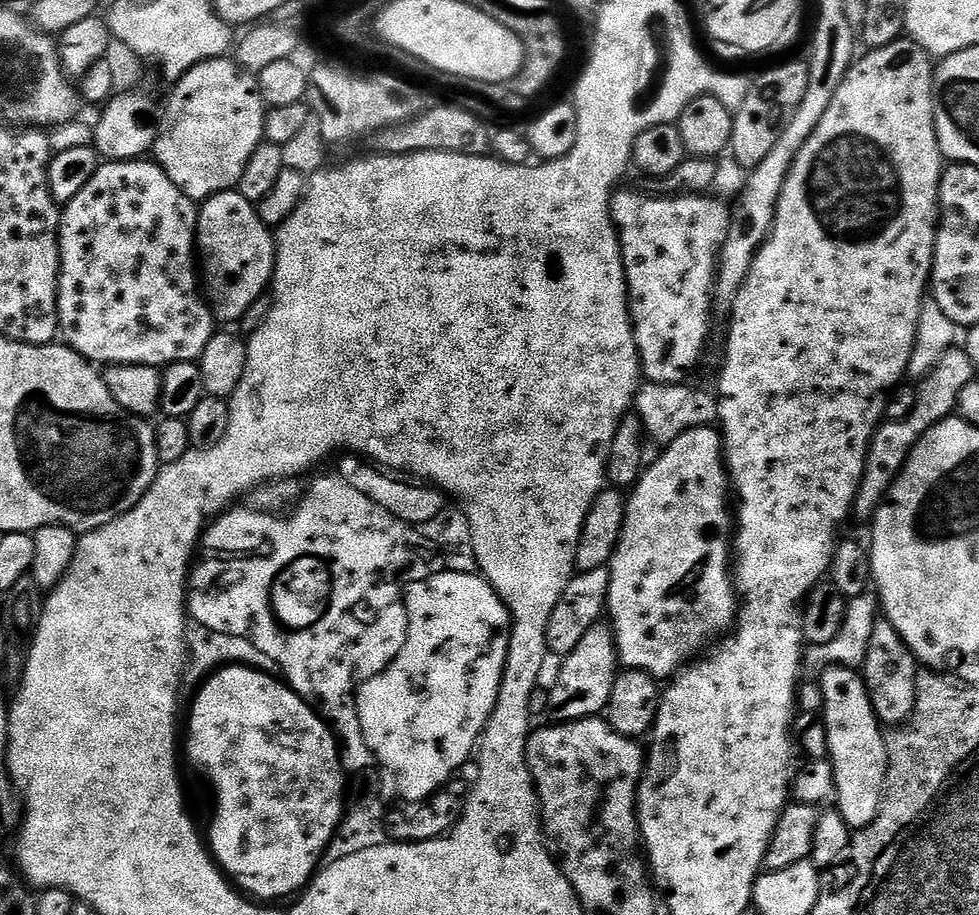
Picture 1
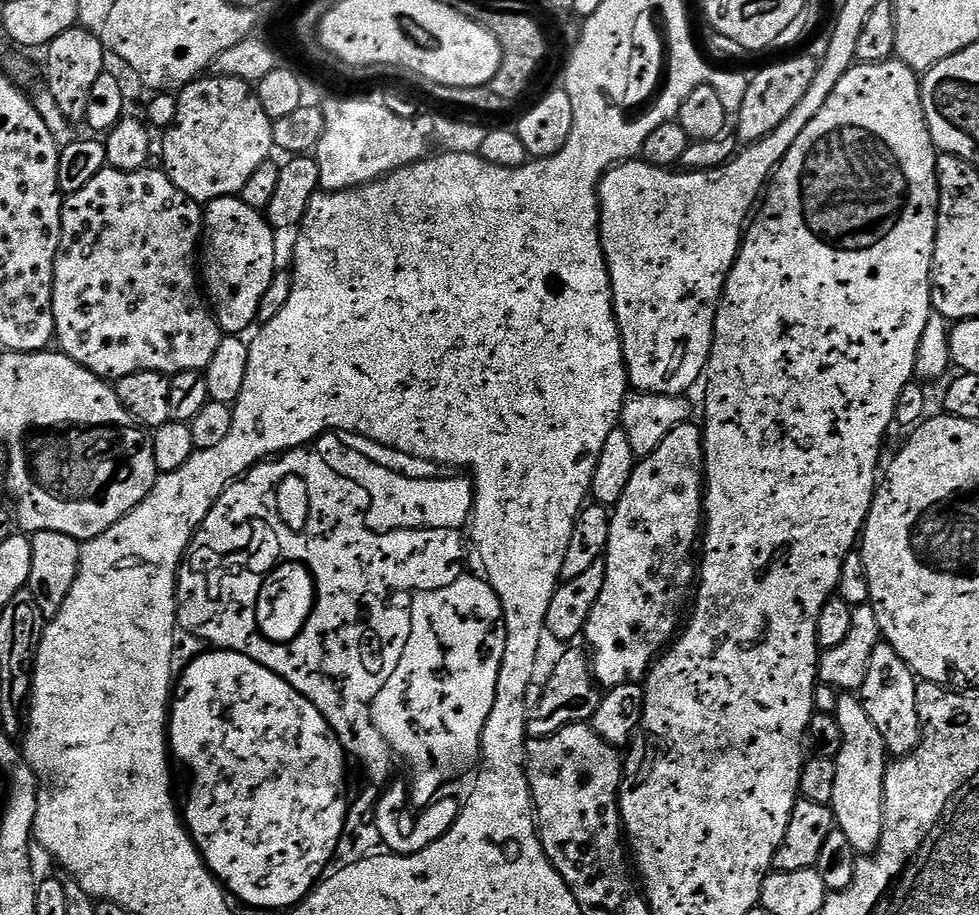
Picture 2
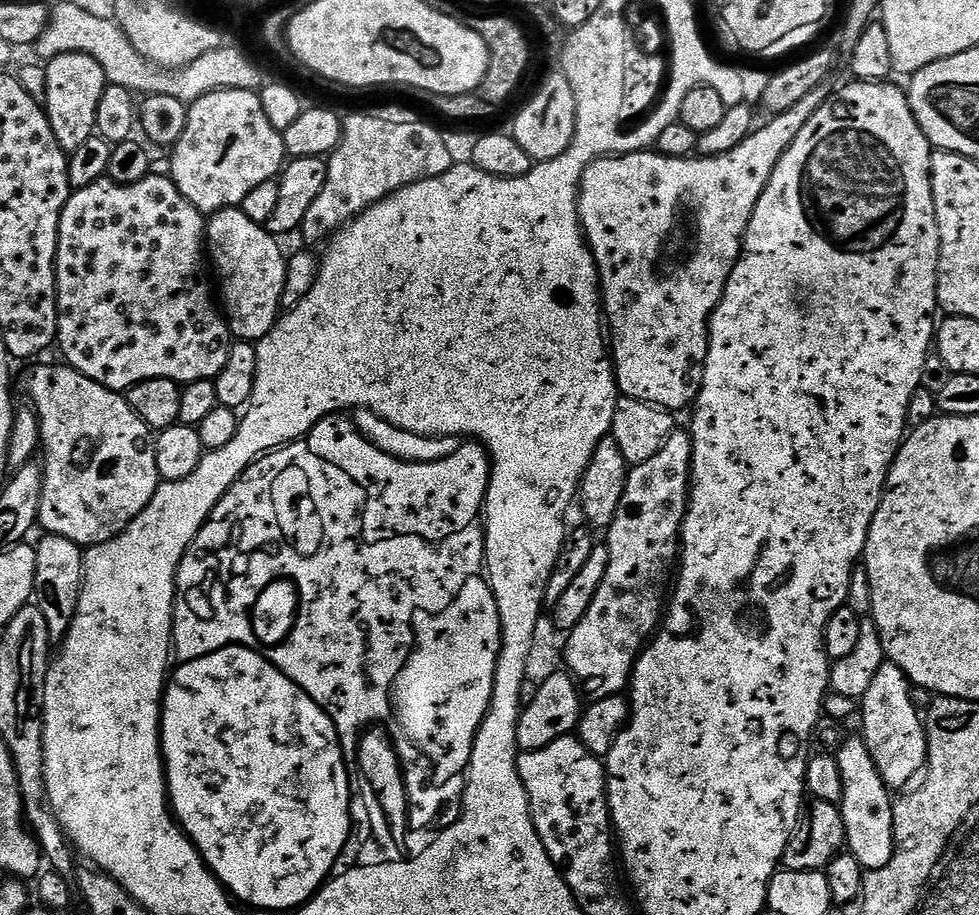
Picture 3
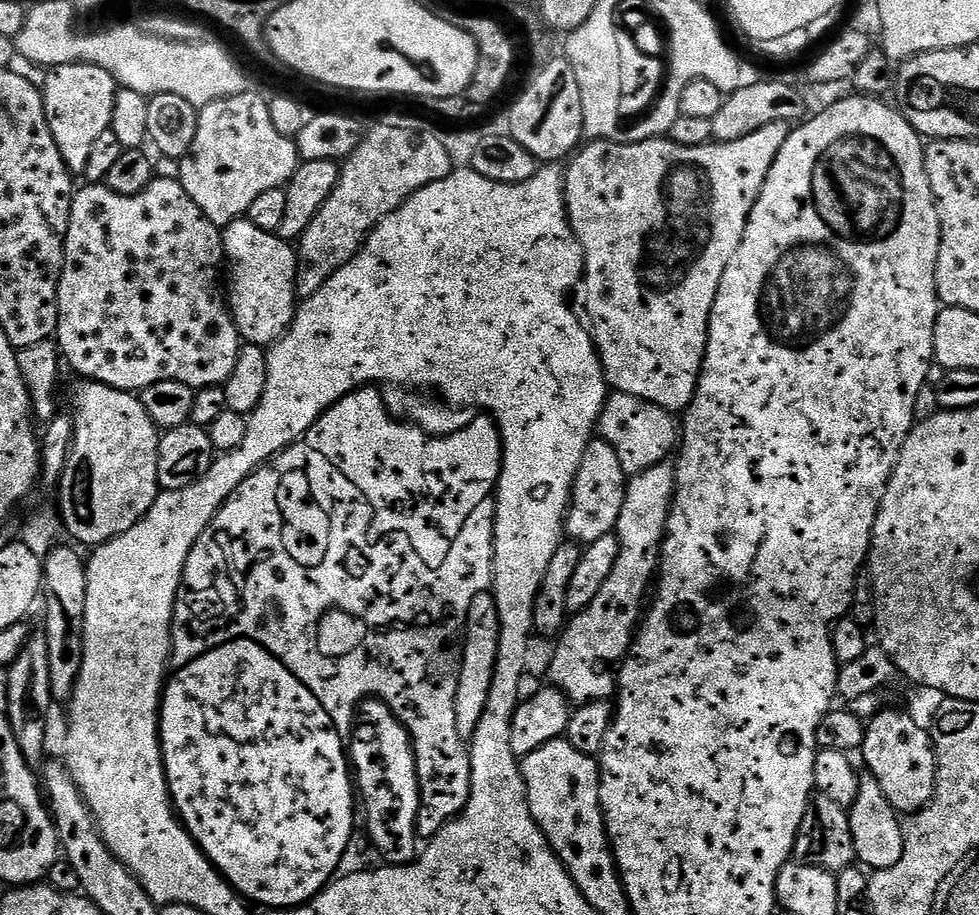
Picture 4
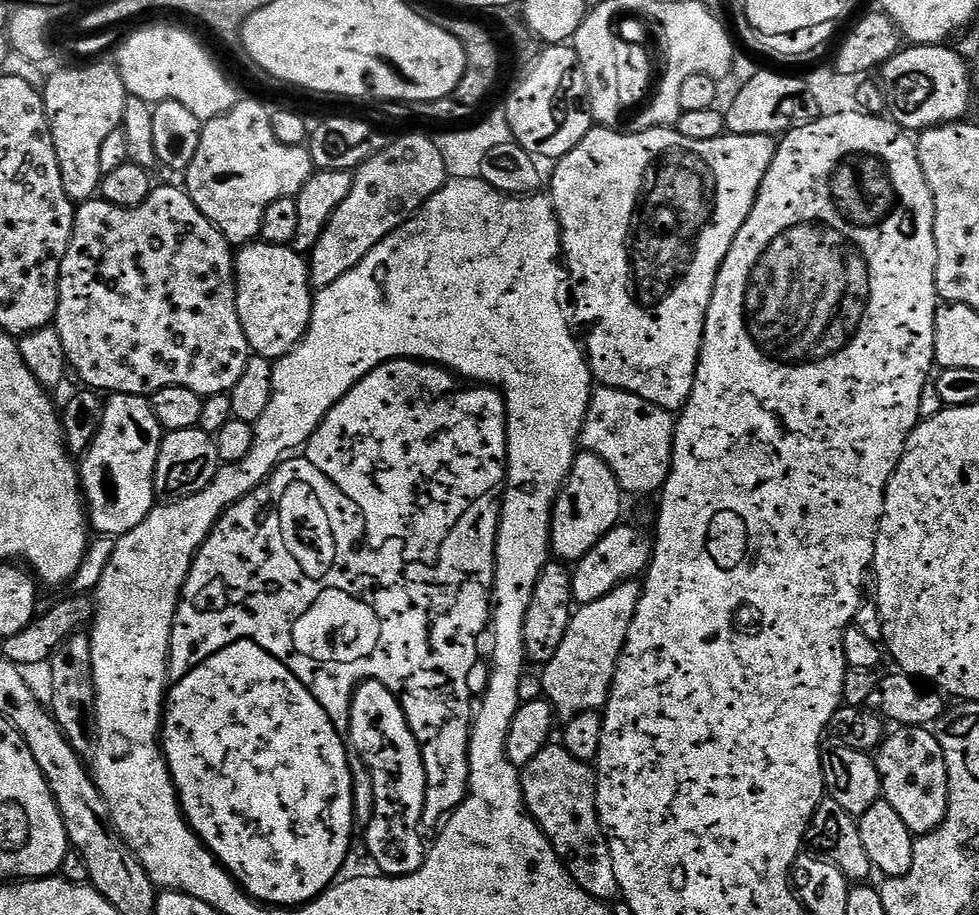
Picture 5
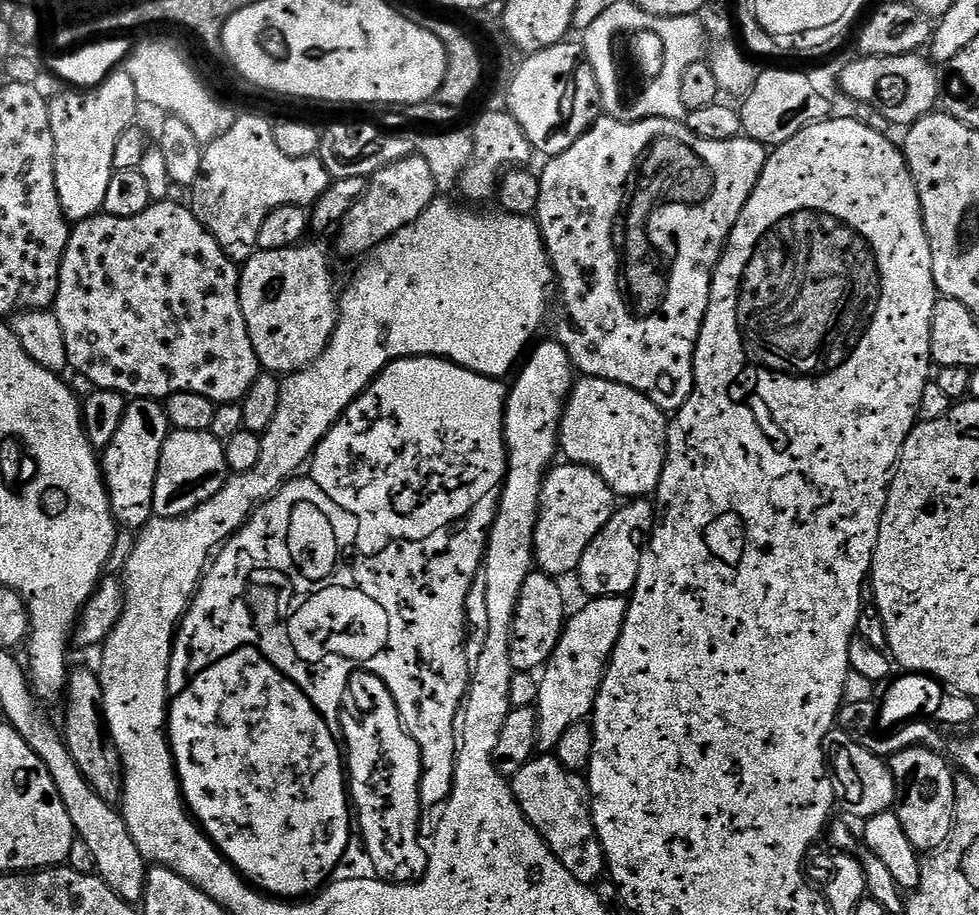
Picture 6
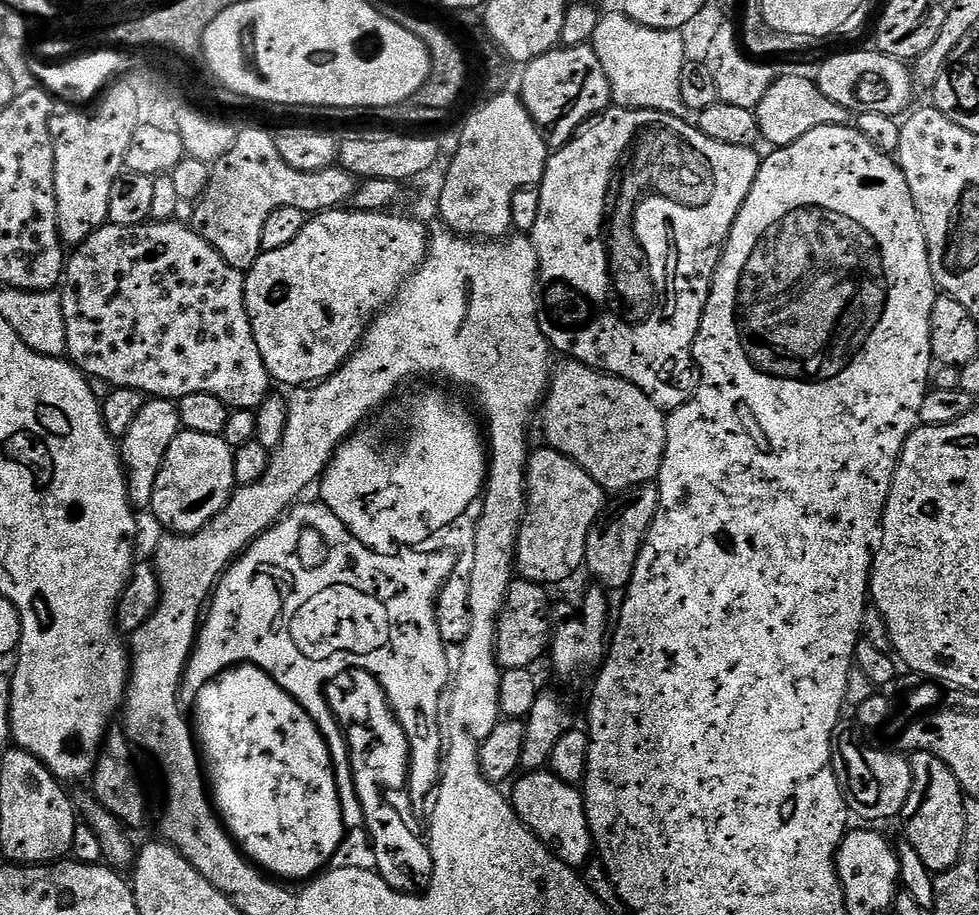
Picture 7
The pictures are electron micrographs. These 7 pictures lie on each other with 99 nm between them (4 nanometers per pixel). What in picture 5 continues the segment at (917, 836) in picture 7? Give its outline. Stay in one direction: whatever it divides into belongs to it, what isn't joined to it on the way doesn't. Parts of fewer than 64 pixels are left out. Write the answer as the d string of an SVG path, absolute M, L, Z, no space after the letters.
M900 726L895 730L881 739L874 752L882 799L898 813L913 837L924 836L939 828L948 809L946 758L931 727Z

